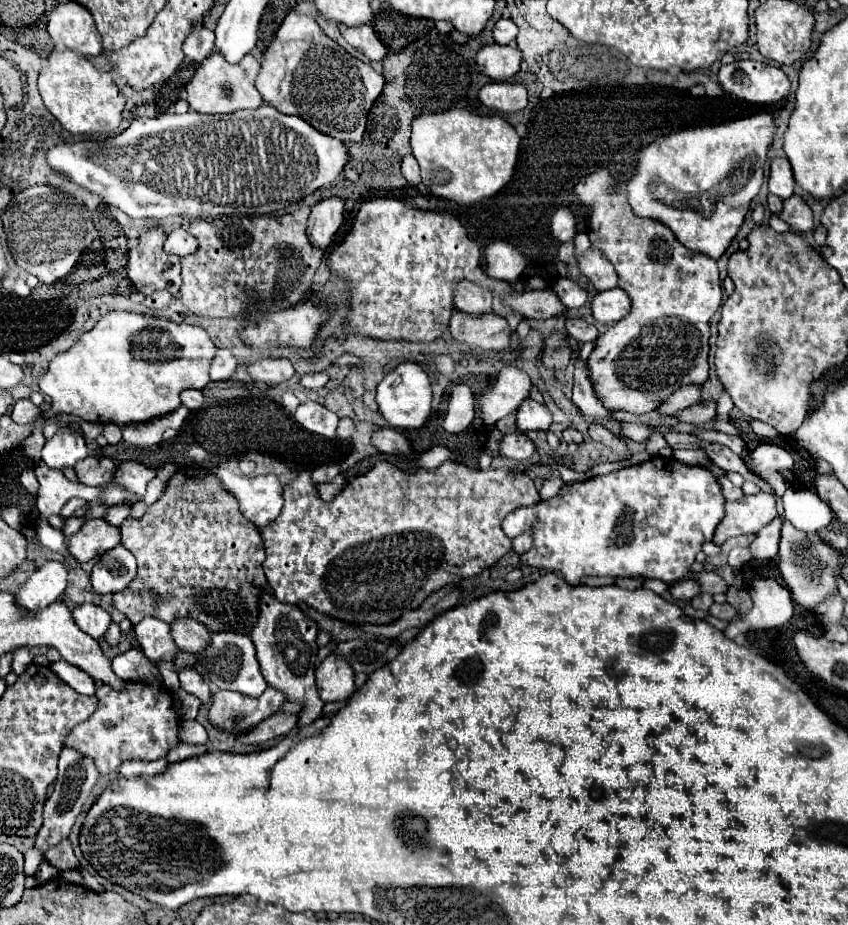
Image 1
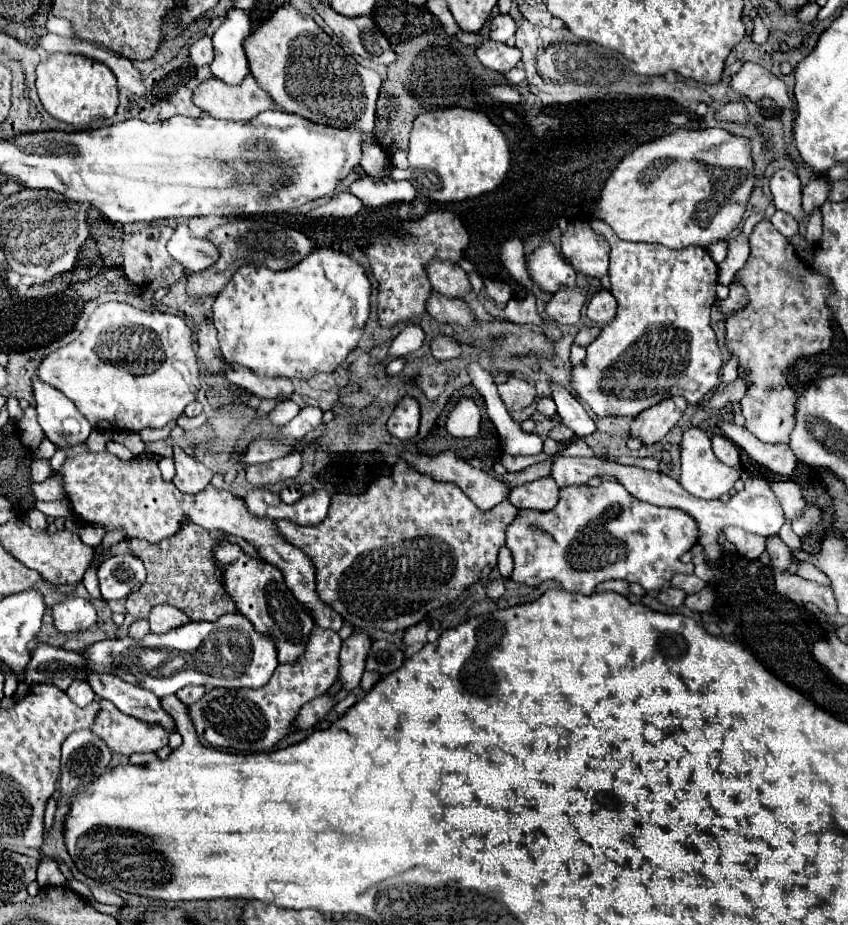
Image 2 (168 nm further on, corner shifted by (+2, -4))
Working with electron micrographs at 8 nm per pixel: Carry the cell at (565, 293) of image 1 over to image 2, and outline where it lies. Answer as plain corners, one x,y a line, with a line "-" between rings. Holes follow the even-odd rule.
552,244
540,246
534,254
526,258
528,272
536,284
546,292
558,292
560,288
576,286
576,272
566,264

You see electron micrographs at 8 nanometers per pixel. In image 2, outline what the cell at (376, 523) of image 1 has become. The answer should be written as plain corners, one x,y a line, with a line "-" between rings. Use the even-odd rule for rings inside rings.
402,460
390,476
378,478
360,494
334,493
330,512
320,524
300,526
292,520
276,520
276,526
284,540
310,556
316,568
316,592
326,606
358,630
396,632
422,622
434,608
454,602
468,586
486,578
496,566
506,526
516,512
510,500
482,512
456,484
422,476

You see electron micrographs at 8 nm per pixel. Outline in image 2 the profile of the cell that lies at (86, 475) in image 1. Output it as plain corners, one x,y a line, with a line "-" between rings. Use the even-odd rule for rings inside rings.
54,474
52,478
48,478
48,480
40,482
40,484
32,484
32,494
34,494
36,500
46,500
46,502
66,498
62,476

